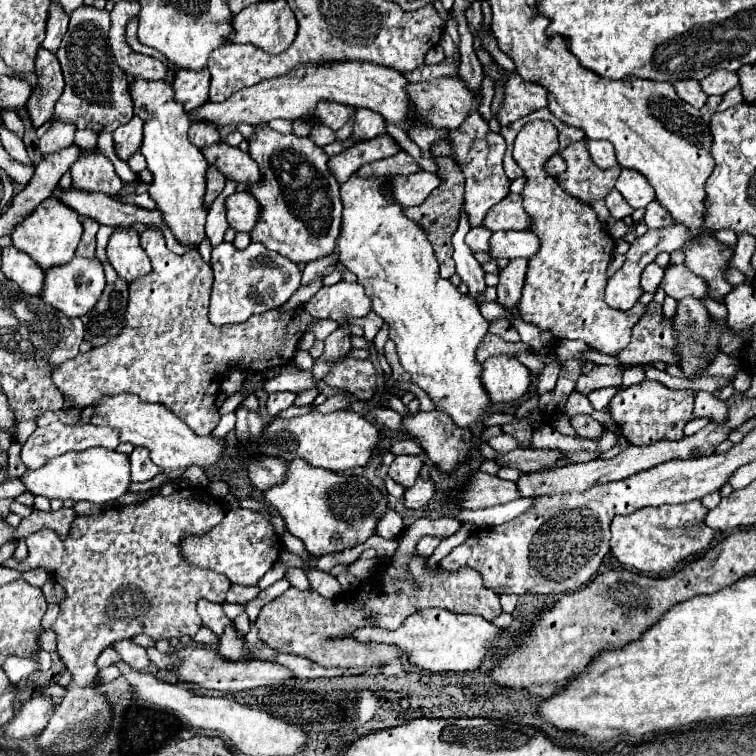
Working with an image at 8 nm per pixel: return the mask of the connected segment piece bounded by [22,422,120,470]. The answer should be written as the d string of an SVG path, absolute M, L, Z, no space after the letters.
M52 422L44 428L36 428L30 438L26 440L26 444L22 446L22 462L26 464L28 470L38 470L42 468L48 460L70 452L70 450L86 450L92 446L104 446L108 450L116 450L116 446L120 444L118 440L118 432L106 426L94 426L94 424L76 424L76 426L66 426L62 422Z

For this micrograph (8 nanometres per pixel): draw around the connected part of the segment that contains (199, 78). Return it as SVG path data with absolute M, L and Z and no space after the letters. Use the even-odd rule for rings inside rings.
M178 70L172 86L174 86L174 100L180 102L186 112L190 112L208 100L210 74L208 70L202 72Z

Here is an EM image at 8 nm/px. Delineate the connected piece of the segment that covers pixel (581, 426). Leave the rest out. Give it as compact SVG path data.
M576 414L570 418L570 424L576 430L576 434L584 438L598 438L604 432L602 424L596 422L590 414Z

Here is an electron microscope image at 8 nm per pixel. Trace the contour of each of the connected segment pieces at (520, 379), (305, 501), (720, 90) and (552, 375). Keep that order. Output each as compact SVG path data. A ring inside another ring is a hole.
M494 356L484 362L484 388L494 404L514 404L530 394L530 370L510 356Z
M300 458L286 462L284 482L264 490L264 498L284 518L288 532L300 538L314 556L340 552L366 542L376 534L376 524L390 506L386 494L372 486L362 474L314 468Z
M714 70L700 84L702 84L702 90L706 94L724 96L728 90L732 90L734 86L738 86L738 74L736 72L728 72L728 70Z
M556 363L546 365L544 371L538 378L537 389L539 395L543 395L555 387L559 372L560 367Z

